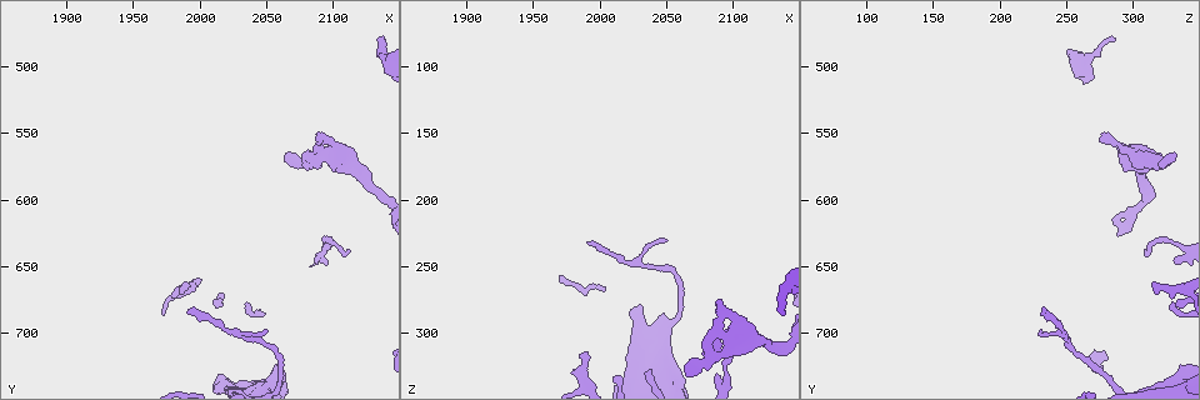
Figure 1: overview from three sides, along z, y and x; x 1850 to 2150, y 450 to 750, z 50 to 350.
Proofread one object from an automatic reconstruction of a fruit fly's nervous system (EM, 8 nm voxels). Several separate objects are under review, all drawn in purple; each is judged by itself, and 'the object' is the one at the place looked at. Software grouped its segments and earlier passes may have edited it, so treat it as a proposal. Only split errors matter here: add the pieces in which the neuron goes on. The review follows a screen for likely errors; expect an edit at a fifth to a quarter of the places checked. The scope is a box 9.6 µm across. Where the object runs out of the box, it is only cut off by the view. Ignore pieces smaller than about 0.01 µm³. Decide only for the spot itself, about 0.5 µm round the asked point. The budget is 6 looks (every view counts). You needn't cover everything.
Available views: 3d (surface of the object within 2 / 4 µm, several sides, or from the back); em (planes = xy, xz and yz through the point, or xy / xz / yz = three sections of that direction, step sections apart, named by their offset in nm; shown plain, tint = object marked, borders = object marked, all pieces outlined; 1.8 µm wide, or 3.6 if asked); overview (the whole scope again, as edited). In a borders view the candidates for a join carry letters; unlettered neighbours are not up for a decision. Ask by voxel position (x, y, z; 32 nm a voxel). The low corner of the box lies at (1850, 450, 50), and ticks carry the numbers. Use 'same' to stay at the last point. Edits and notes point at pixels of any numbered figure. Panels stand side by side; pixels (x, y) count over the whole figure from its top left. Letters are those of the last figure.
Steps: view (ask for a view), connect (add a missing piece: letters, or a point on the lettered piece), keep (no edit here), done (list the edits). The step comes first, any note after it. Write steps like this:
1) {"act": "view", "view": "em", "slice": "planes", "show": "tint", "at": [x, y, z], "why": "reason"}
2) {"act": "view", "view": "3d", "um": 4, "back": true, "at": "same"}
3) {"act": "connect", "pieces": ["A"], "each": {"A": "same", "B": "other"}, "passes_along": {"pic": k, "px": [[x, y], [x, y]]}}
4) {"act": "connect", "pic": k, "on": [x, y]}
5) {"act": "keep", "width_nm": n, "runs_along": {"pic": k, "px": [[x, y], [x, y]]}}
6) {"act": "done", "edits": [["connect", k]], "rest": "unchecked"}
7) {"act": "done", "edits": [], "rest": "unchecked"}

{"act": "view", "view": "em", "slice": "xz", "step": 4, "show": "plain", "at": [2090, 552, 276], "why": "free end"}

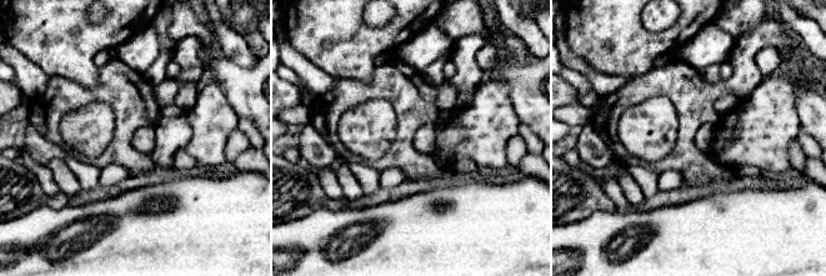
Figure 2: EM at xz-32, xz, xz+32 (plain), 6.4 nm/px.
{"act": "view", "view": "em", "slice": "xz", "step": 4, "show": "tint", "at": "same", "why": "with the object marked"}

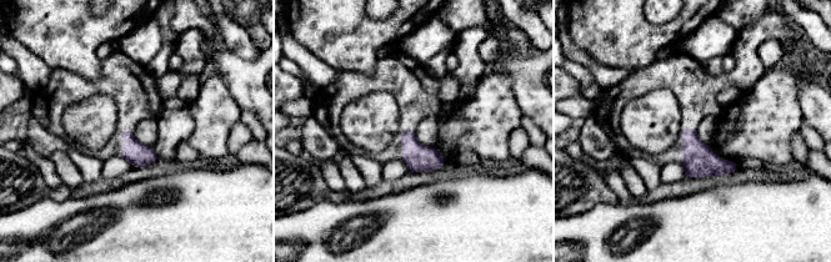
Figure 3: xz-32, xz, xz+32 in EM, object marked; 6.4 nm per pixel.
{"act": "view", "view": "em", "slice": "xz", "step": 4, "show": "borders", "at": "same"}

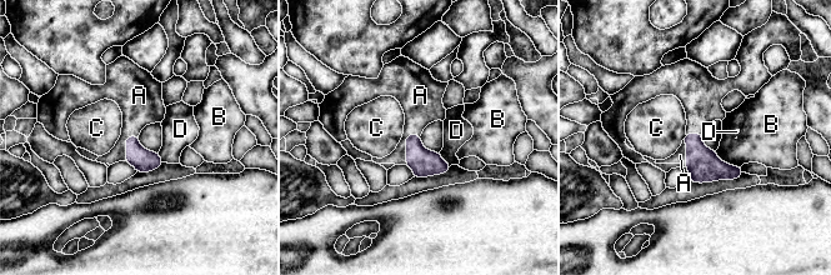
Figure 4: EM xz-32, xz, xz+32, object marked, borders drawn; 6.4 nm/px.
{"act": "connect", "pieces": ["A"], "longest_contact_nm": ["A", 220], "each": {"A": "same", "B": "other", "C": "other", "D": "other"}, "found": "it goes on there"}

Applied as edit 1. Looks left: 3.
{"act": "view", "view": "overview"}

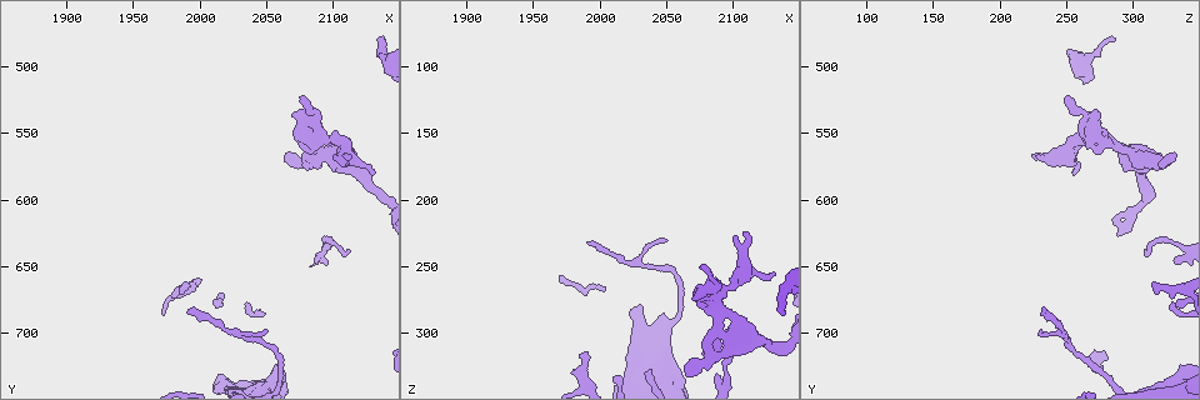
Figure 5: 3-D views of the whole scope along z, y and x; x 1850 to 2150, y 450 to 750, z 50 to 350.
{"act": "view", "view": "em", "slice": "yz", "step": 16, "show": "tint", "at": [2066, 566, 334], "why": "branch stops here"}

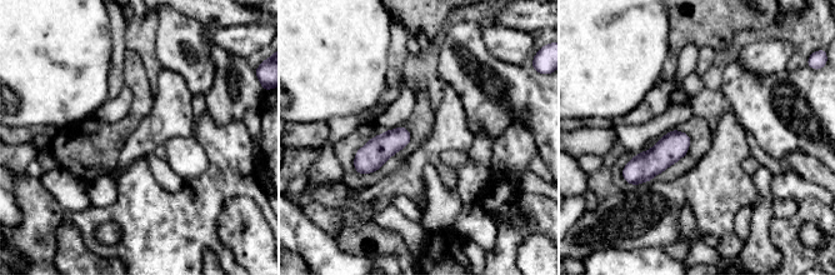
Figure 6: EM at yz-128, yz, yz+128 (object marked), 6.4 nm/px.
{"act": "view", "view": "em", "slice": "planes", "show": "borders", "at": "same", "why": "cut it another way"}

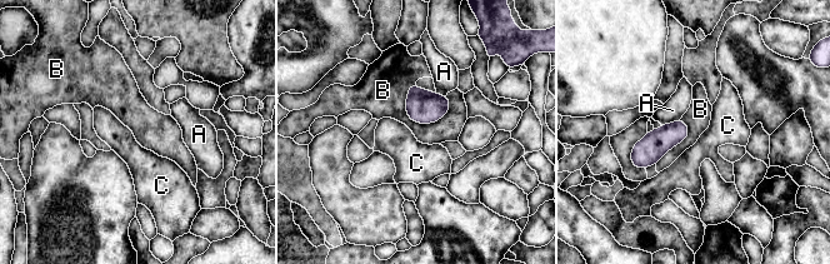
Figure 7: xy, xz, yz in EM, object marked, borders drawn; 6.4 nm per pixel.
{"act": "keep", "each": {"A": "other", "B": "other", "C": "other"}, "border": {"pic": 7, "px": [[406, 88], [415, 121], [450, 103]]}, "found": "none of them fits"}

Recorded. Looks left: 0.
{"act": "done", "edits": [["connect", 4]], "rest": "unchecked"}

